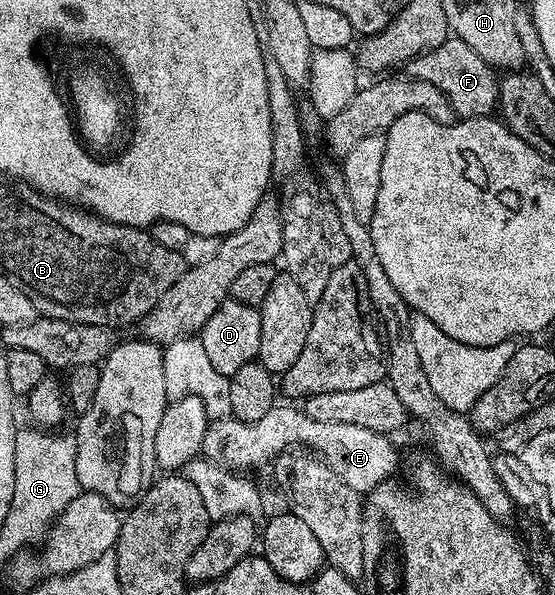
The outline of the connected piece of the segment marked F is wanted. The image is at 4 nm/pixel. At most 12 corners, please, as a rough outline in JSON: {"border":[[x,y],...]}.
{"border":[[449,37],[409,64],[459,119],[496,110],[496,68]]}

